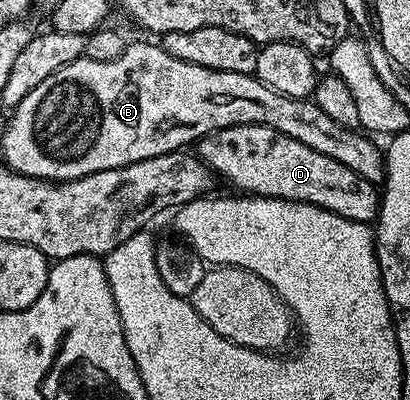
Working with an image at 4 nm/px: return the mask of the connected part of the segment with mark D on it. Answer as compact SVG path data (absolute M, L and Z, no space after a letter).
M229 126L223 130L215 130L213 134L197 143L196 153L221 181L223 178L228 185L238 189L235 191L243 195L283 198L289 202L307 202L328 212L336 212L336 216L344 216L348 220L367 224L377 219L380 190L375 183L364 180L364 176L352 172L352 168L344 168L340 160L332 160L332 156L324 156L316 152L316 148L308 148L308 144L300 144L300 140L292 140L292 136L284 136L284 132L276 132L276 128Z

